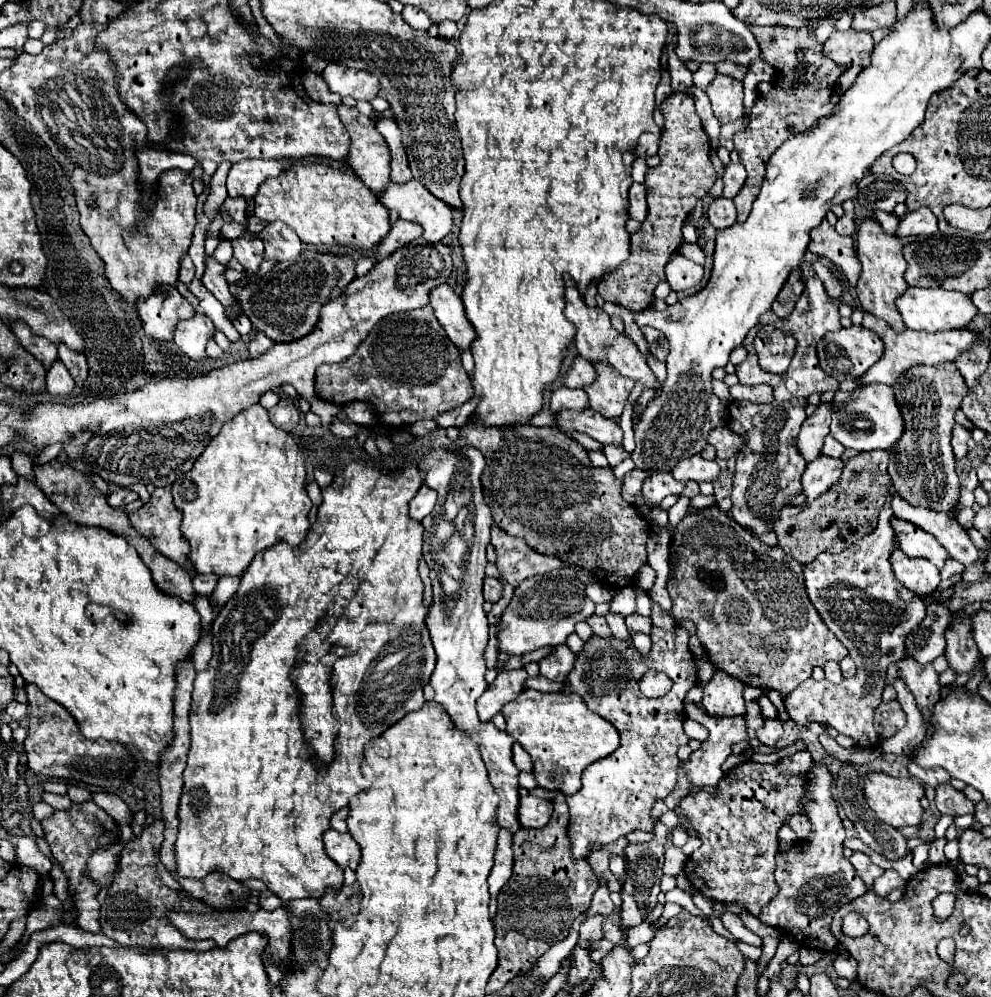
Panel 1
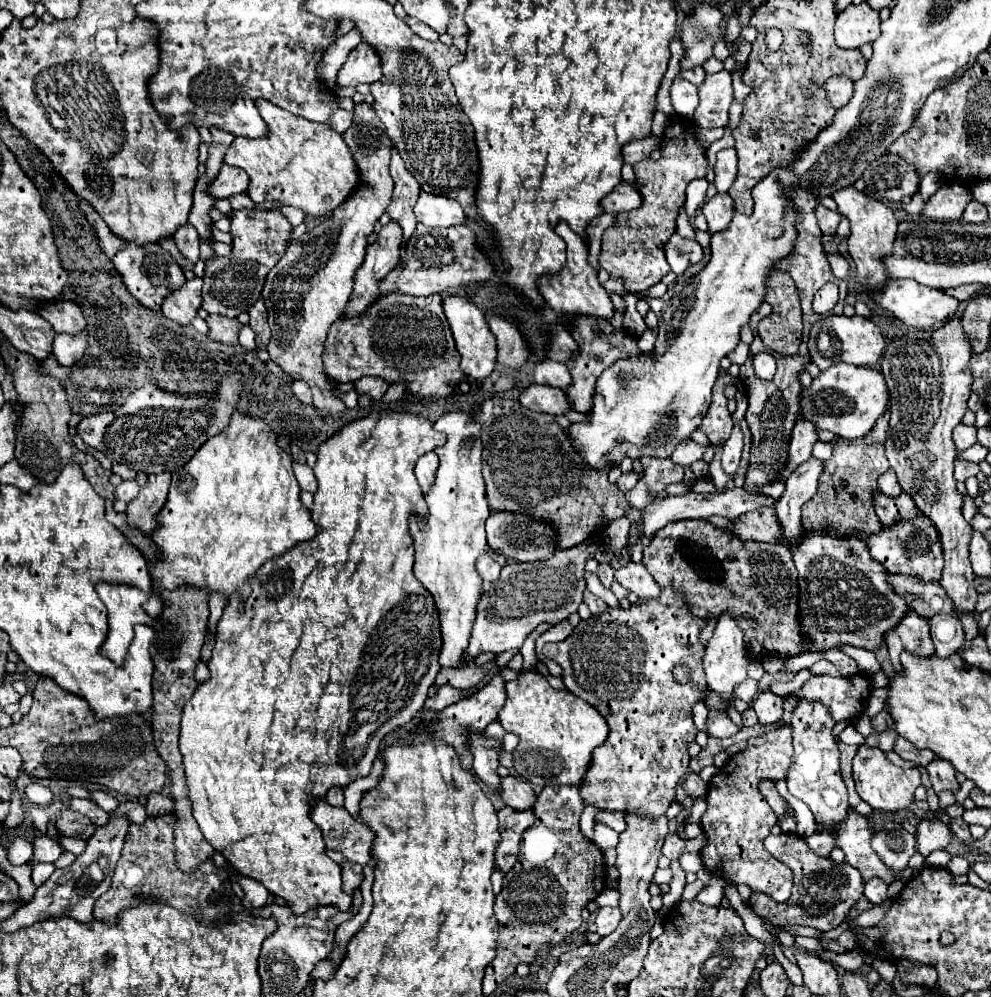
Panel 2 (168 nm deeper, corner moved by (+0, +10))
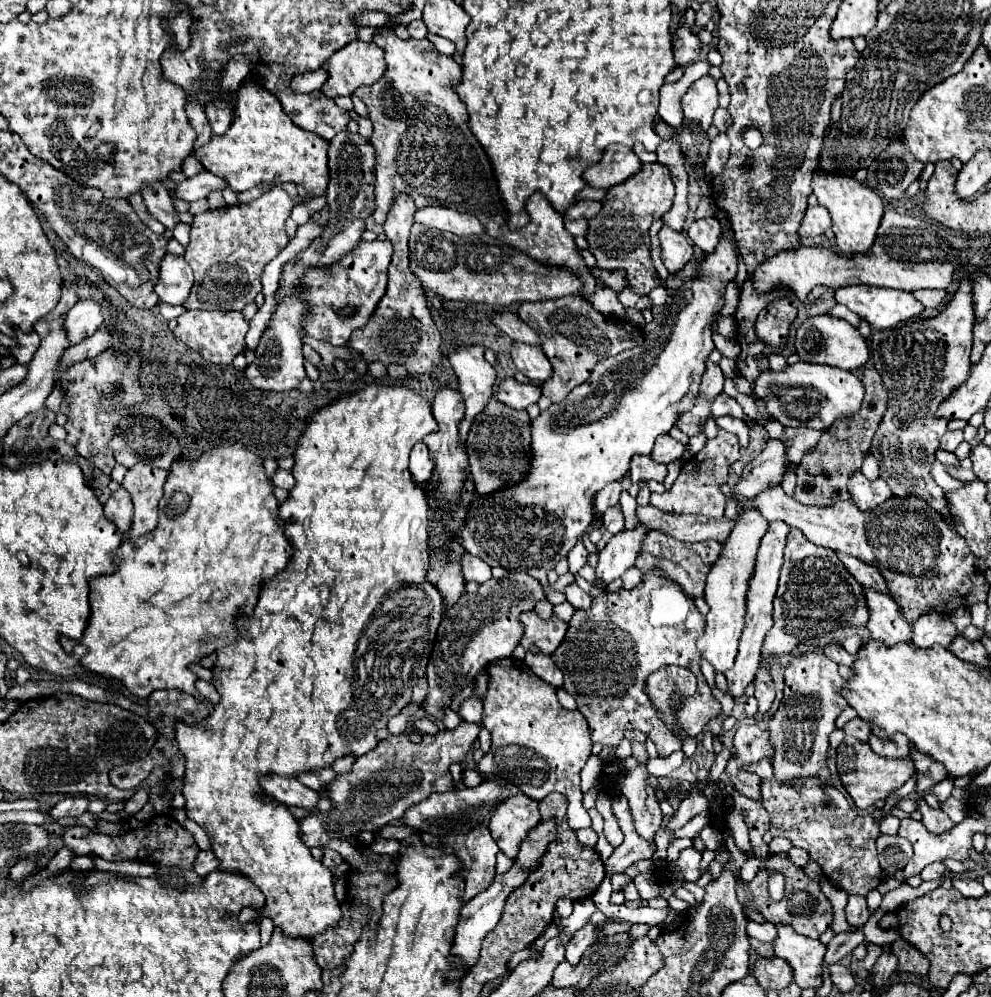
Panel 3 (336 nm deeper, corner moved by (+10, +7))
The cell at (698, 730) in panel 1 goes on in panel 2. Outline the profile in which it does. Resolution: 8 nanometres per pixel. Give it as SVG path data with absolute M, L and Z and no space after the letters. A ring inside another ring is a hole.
M709 711L709 717L707 717L707 735L709 737L733 737L735 733L739 731L739 727L723 713L717 713L717 711Z

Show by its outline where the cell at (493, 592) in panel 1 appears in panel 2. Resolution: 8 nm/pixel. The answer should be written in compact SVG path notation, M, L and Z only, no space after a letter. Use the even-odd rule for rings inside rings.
M481 555L481 559L477 561L477 573L481 575L483 581L497 581L499 579L499 571L501 571L501 565L495 563L489 555Z

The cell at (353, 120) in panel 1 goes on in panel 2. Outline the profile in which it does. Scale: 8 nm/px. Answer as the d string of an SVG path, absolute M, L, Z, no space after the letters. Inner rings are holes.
M365 101L355 103L353 125L343 133L343 139L357 159L363 179L361 189L353 193L353 197L349 197L349 201L345 201L345 205L341 205L333 217L309 229L287 247L279 263L267 273L261 291L261 301L269 311L271 341L267 351L271 359L293 379L305 381L313 389L315 407L331 415L337 415L347 407L339 397L335 397L335 387L323 373L323 343L331 323L345 311L345 305L353 293L353 275L365 259L367 237L371 235L377 219L389 207L393 193L393 179L389 175L391 139L371 105Z

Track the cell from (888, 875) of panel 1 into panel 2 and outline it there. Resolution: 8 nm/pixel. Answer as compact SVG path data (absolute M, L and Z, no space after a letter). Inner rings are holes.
M871 879L867 885L865 885L865 897L871 901L871 903L881 903L887 899L887 883L881 881L881 879Z

